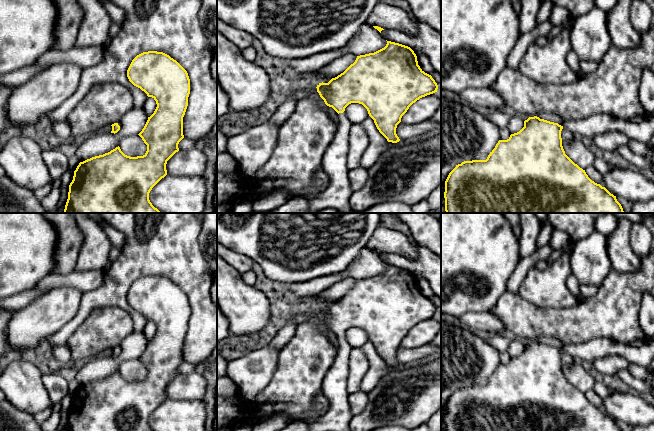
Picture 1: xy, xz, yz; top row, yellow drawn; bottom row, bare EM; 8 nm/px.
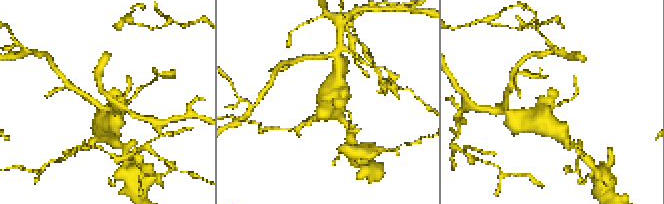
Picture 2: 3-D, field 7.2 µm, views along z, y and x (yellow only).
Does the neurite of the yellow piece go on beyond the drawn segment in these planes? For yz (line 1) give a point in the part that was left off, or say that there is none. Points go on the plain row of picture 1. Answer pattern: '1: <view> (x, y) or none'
1: none

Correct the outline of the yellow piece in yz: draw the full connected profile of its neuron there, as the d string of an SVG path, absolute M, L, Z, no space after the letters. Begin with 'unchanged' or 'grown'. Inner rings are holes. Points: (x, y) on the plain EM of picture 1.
unchanged | M529 341L519 356L511 358L507 364L499 364L486 384L456 389L445 405L445 431L622 431L616 420L592 405L585 394L565 378L562 353L558 347Z

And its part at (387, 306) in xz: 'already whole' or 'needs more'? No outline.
needs more

